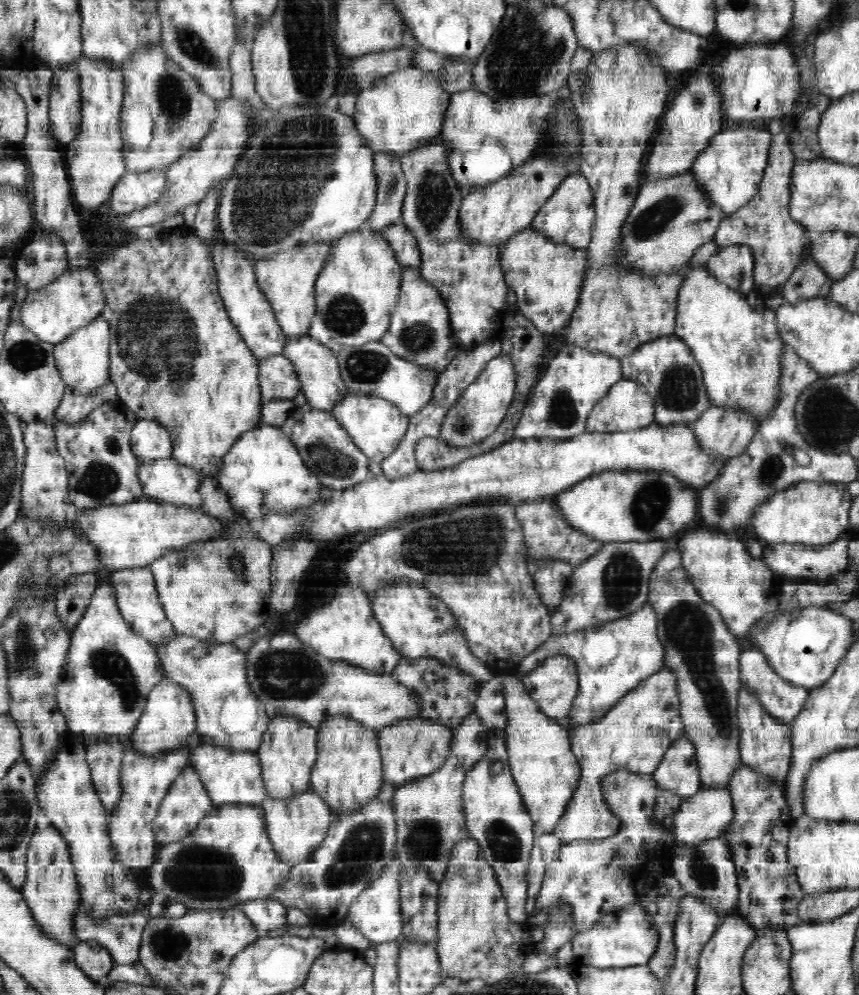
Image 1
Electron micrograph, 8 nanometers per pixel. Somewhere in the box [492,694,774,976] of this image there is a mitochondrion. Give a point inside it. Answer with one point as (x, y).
(705, 877)

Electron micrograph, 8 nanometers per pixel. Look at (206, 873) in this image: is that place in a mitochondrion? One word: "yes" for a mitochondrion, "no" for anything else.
yes

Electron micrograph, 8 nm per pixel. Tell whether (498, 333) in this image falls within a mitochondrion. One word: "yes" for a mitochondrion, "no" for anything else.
no

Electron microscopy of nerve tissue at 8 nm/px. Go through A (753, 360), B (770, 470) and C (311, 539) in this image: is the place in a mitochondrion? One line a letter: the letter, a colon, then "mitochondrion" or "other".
A: mitochondrion
B: mitochondrion
C: other

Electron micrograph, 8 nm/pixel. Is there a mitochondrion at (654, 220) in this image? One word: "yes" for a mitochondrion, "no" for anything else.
yes

